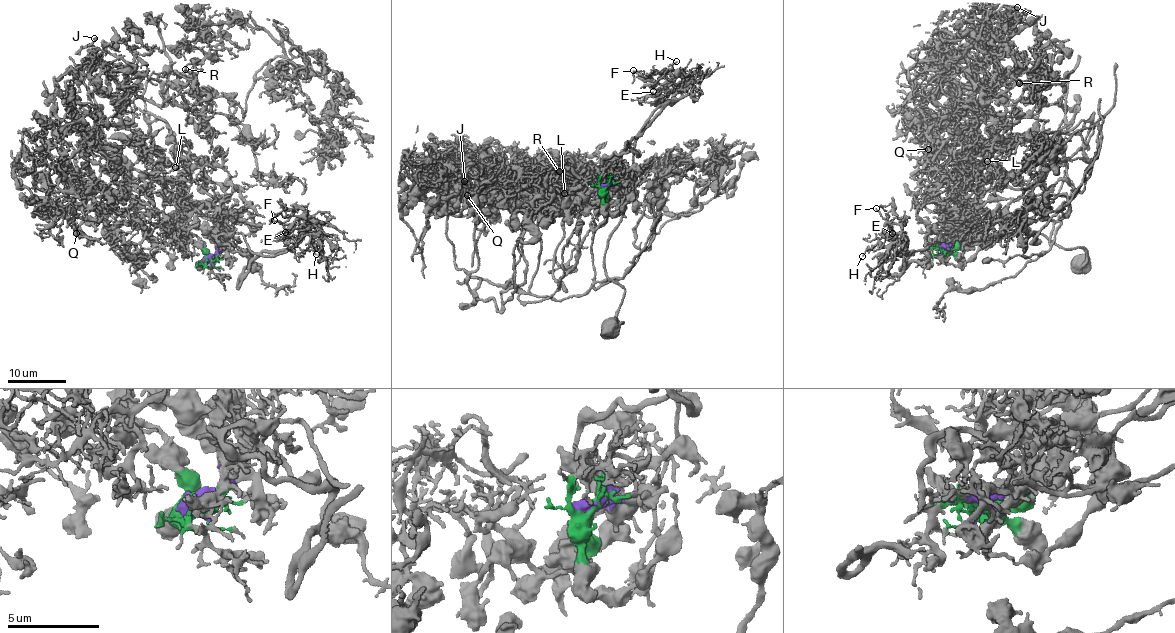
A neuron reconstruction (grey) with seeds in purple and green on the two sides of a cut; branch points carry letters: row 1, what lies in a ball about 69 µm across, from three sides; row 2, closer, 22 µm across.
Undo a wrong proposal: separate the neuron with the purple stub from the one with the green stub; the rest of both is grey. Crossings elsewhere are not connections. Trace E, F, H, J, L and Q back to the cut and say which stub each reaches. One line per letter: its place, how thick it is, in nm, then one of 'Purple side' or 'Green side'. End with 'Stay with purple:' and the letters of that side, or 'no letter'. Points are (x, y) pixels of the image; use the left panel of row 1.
E: Place: (285, 232). Thickness 120 nm. Purple side
F: Place: (274, 220). Thickness 140 nm. Purple side
H: Place: (316, 254). Thickness 60 nm. Purple side
J: Place: (94, 38). Thickness 170 nm. Green side
L: Place: (175, 167). Thickness 190 nm. Green side
Q: Place: (76, 233). Thickness 170 nm. Green side
Stay with purple: E, F, H

